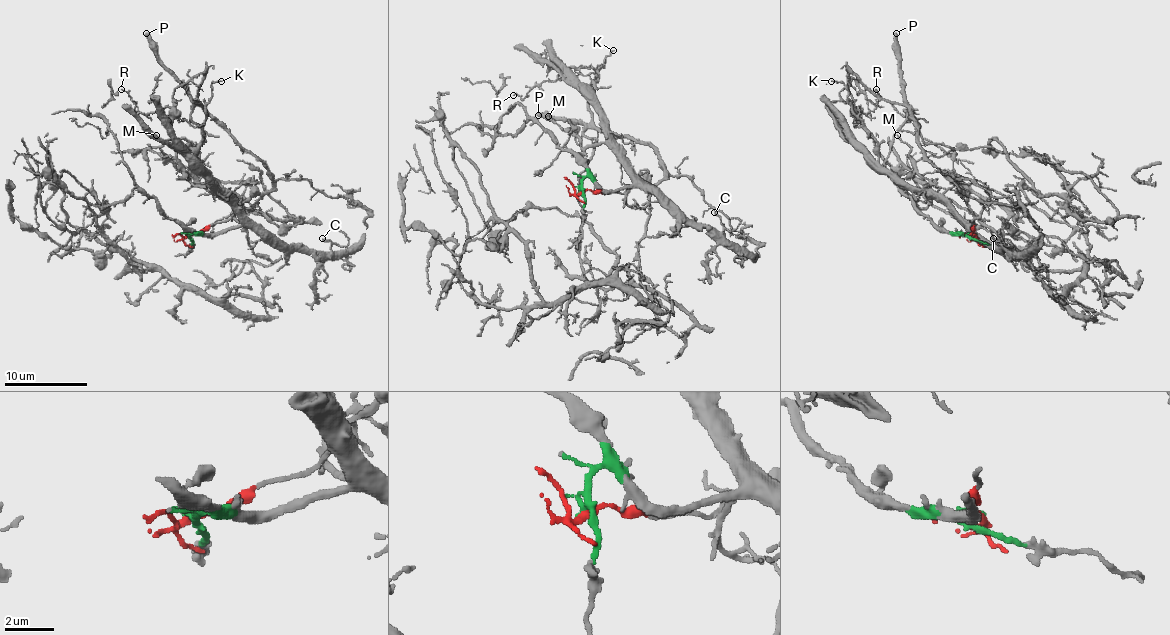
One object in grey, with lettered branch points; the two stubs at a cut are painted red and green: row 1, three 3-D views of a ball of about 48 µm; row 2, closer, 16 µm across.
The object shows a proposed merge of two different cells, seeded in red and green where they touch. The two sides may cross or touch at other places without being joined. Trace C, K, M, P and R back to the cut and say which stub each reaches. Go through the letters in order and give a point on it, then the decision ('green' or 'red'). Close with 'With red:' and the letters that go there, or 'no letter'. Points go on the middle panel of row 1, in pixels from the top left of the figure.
C: (714, 212) | green
K: (613, 50) | green
M: (548, 116) | green
P: (538, 115) | red
R: (513, 95) | red
With red: P, R

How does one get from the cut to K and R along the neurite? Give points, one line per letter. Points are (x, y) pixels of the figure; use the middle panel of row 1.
K: (580, 192), (586, 177), (605, 190), (632, 182), (607, 121), (588, 99), (596, 72), (613, 51)
R: (580, 192), (657, 184), (661, 157), (594, 123), (592, 67), (567, 67), (528, 96), (513, 94)

